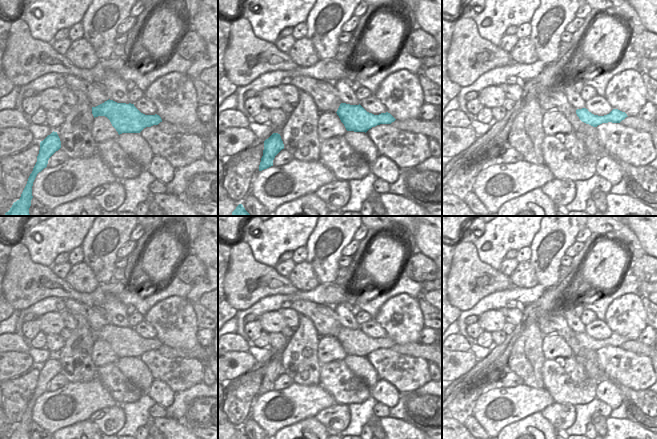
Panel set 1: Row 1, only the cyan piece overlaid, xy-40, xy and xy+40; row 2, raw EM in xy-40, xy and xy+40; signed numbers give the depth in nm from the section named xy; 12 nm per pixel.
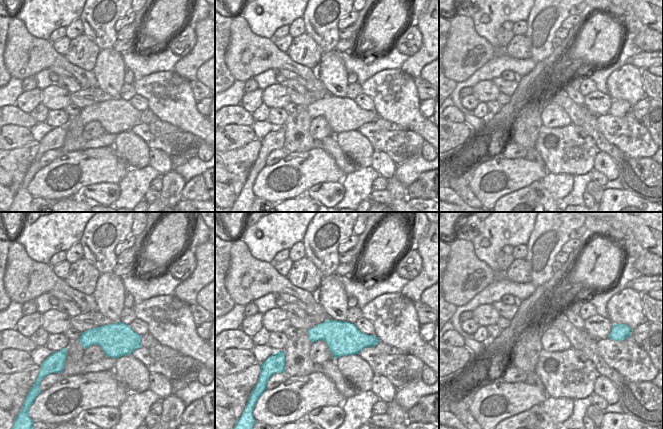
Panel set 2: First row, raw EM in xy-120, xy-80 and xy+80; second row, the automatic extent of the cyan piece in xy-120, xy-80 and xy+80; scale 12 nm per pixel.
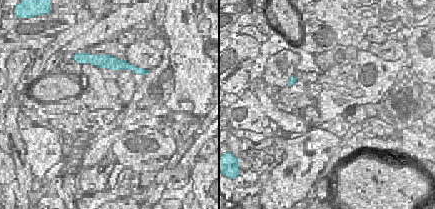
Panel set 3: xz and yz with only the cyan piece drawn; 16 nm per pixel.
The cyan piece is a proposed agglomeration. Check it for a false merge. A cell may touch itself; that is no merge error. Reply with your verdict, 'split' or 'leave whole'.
leave whole

